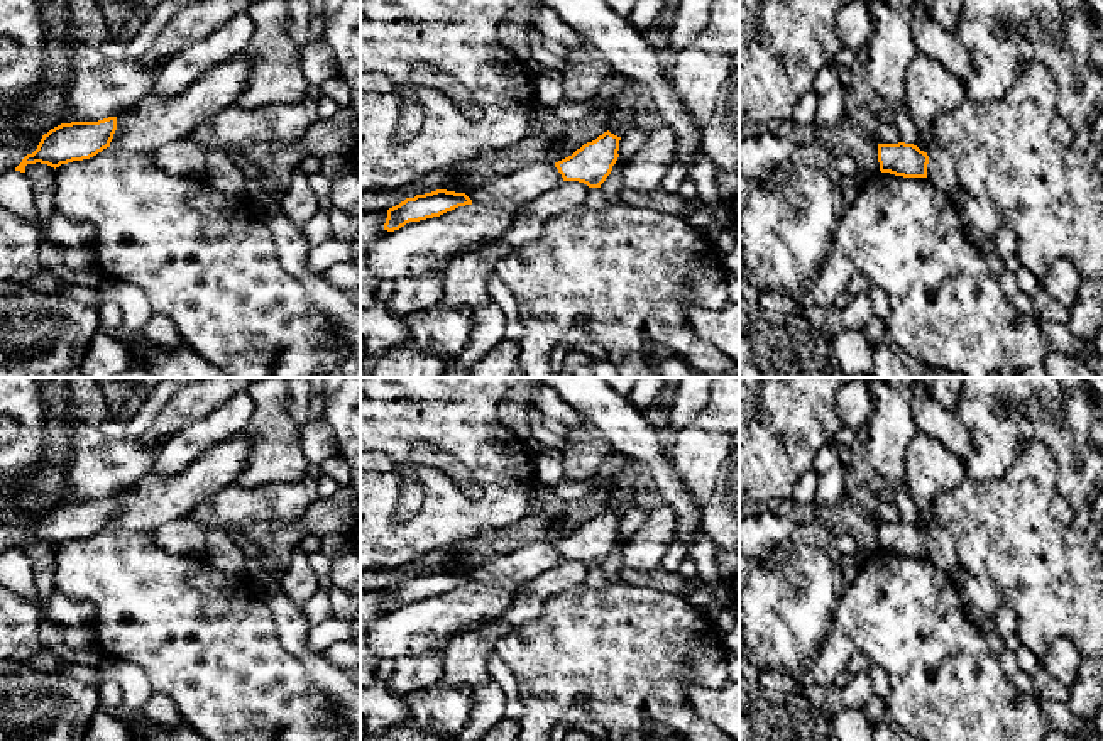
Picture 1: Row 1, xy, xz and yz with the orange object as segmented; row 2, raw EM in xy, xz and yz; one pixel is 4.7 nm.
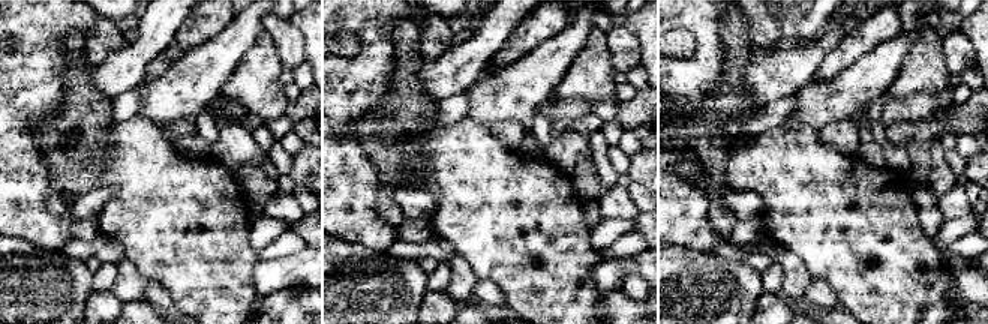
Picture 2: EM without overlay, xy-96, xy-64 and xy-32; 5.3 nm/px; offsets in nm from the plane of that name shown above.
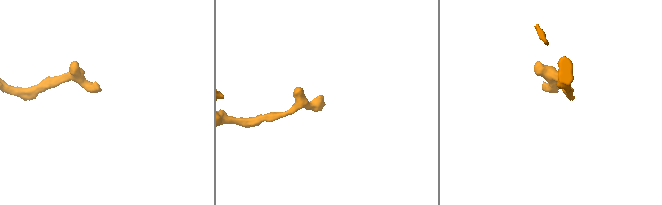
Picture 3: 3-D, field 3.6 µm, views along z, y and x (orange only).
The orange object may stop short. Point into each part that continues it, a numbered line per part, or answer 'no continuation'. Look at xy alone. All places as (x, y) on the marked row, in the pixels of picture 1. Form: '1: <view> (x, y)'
no continuation

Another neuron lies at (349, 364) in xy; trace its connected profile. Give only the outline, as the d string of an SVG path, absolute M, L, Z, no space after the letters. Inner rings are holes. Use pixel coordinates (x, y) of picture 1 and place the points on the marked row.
M343 347L328 377L360 377L360 355Z

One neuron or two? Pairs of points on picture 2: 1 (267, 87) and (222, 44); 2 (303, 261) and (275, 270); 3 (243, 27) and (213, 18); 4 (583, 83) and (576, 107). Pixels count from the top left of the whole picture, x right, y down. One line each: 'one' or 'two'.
1: two
2: one
3: two
4: two

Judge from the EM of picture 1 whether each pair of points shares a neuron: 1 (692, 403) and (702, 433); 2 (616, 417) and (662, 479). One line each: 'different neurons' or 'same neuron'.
1: different neurons
2: same neuron

